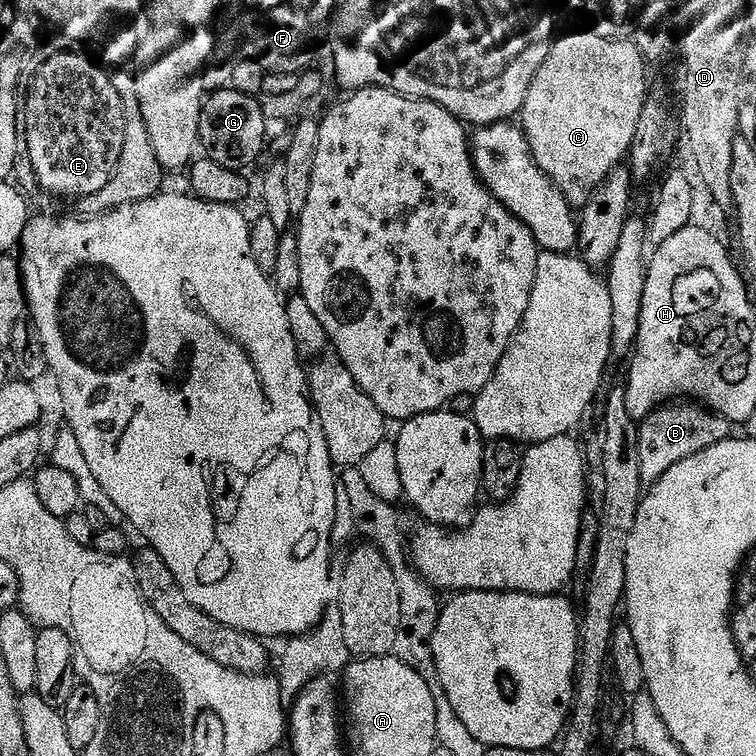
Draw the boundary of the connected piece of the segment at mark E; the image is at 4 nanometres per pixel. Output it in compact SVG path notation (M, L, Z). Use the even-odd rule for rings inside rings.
M60 52L57 56L52 56L36 72L36 77L32 80L32 85L28 88L28 97L22 100L22 142L28 147L30 162L34 166L36 183L41 189L45 188L52 196L70 196L72 200L85 196L86 194L97 193L105 188L110 182L114 170L117 168L118 160L121 158L122 146L125 145L125 108L122 106L122 96L118 94L117 87L114 86L111 75L104 72L98 65L90 59L72 52Z

